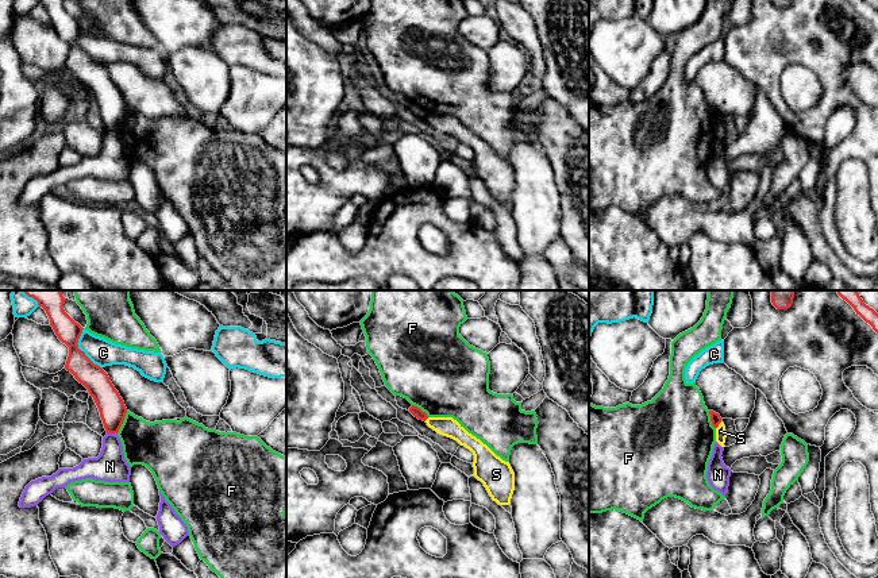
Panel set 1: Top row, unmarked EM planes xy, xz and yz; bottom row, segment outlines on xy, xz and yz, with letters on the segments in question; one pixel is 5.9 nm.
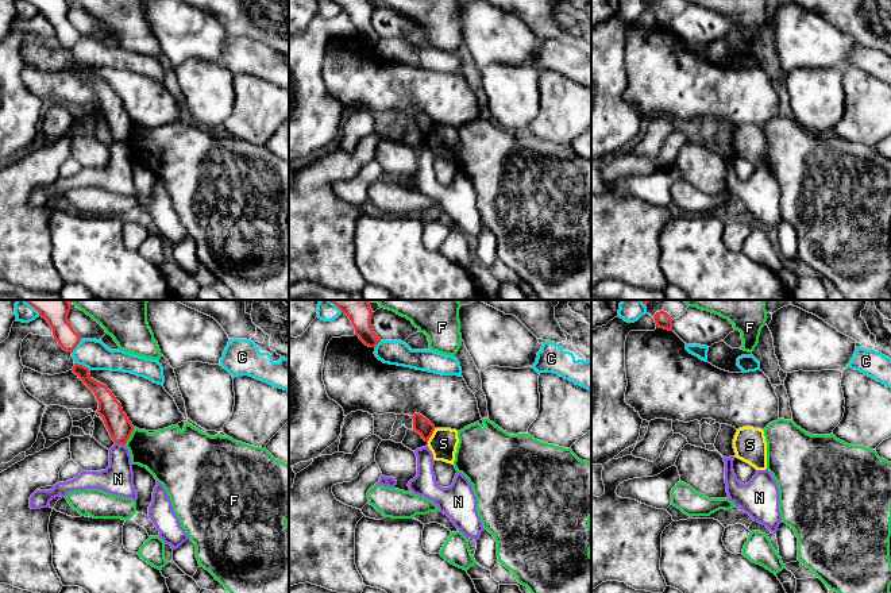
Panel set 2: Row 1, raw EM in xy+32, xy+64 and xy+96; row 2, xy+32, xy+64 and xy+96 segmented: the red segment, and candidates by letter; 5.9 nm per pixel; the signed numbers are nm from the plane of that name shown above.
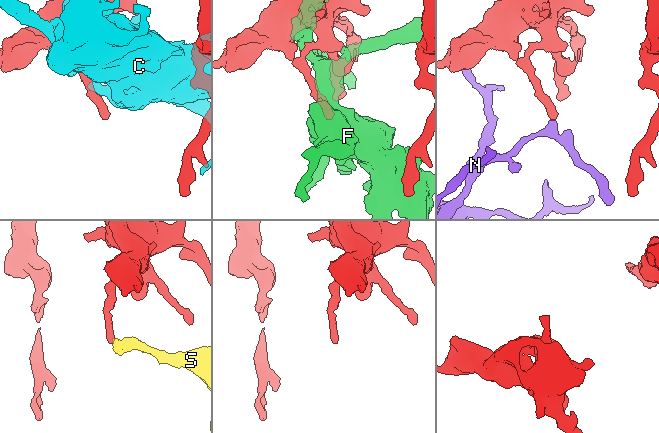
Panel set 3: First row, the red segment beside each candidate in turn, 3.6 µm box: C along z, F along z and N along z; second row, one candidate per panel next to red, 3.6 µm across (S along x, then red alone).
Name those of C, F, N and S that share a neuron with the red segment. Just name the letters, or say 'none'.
none

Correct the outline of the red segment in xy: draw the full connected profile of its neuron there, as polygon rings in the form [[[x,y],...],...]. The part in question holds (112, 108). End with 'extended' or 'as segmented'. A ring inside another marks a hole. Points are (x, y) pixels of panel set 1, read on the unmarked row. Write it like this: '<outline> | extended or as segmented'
[[[38,0],[46,8],[58,36],[69,45],[65,66],[93,95],[107,131],[118,131],[127,111],[124,99],[109,78],[108,72],[78,46],[77,41],[84,26],[65,9],[63,1]]] | as segmented

